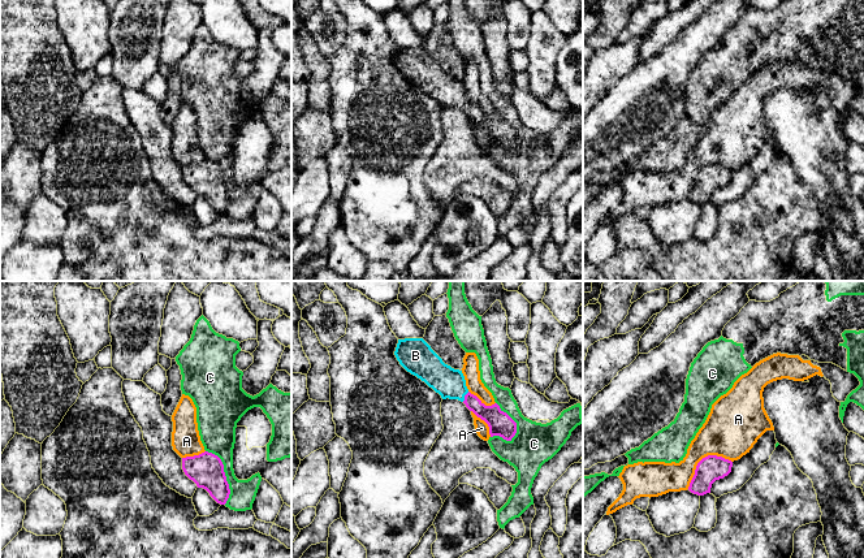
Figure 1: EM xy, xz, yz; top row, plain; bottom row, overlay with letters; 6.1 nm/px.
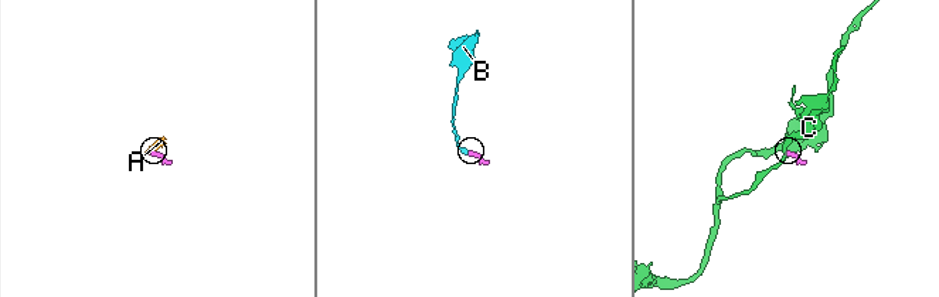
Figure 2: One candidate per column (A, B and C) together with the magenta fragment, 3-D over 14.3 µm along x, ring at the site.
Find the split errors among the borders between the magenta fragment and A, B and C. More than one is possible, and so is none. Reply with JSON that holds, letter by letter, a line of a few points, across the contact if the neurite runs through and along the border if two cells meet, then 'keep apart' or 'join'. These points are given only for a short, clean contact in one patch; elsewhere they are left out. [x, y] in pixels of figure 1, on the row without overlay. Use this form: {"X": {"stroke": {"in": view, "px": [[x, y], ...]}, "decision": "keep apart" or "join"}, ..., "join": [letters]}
{"A": {"stroke": {"in": "yz", "px": [[731, 169], [724, 165], [705, 164], [698, 172], [687, 197]]}, "decision": "keep apart"}, "B": {"stroke": {"in": "xz", "px": [[497, 129], [465, 106], [449, 91]]}, "decision": "join"}, "C": {"decision": "keep apart"}, "join": ["B"]}

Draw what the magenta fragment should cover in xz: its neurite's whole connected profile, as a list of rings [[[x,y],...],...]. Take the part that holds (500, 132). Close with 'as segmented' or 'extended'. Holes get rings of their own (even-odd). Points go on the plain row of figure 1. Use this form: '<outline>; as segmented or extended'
[[[423,47],[398,48],[394,64],[399,73],[411,83],[424,90],[442,108],[458,108],[489,135],[489,143],[506,150],[517,142],[517,131],[497,112],[485,114],[466,95],[459,78],[445,73]]]; extended

